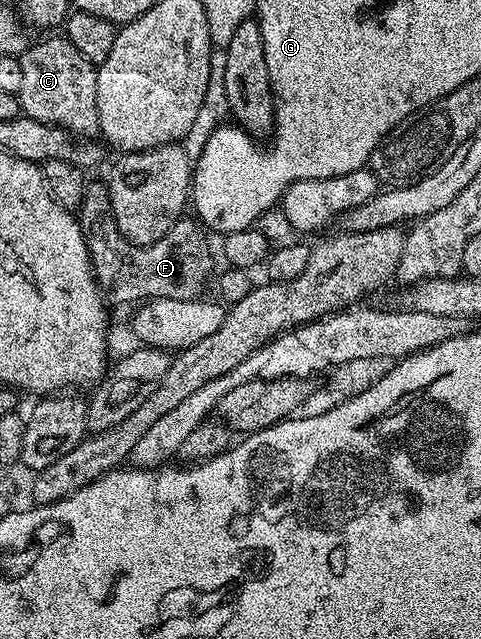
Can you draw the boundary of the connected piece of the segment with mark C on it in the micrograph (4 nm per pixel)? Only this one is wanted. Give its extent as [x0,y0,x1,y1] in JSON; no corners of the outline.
[17,36,99,140]

